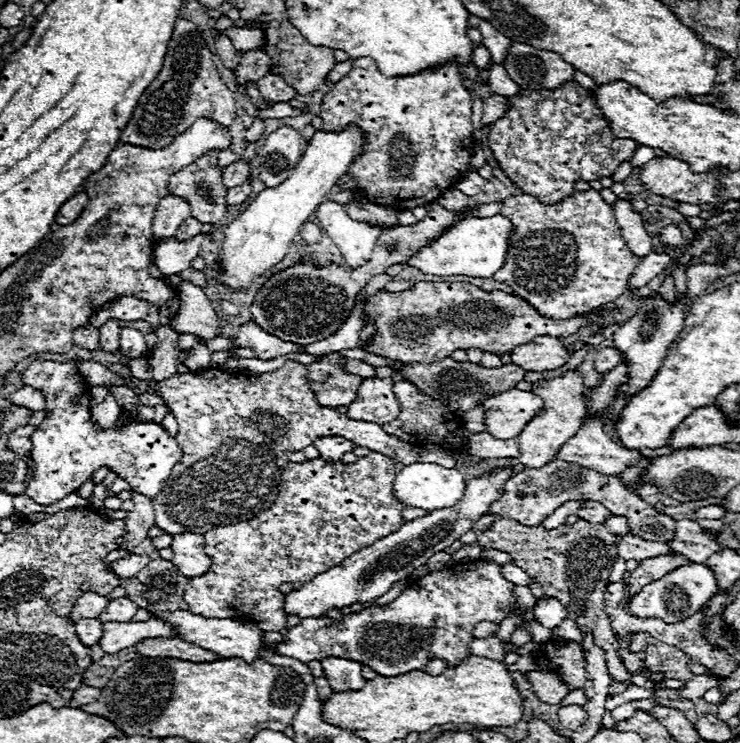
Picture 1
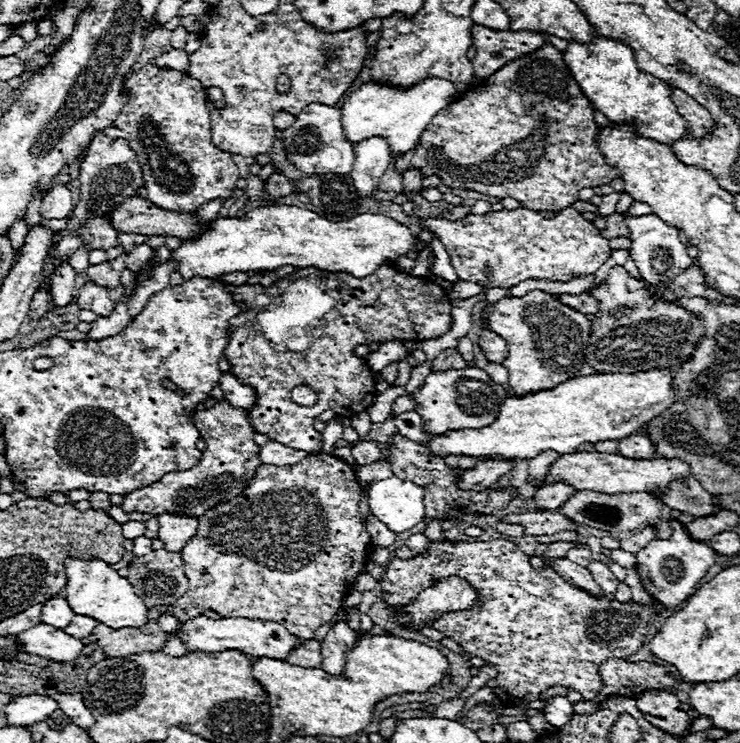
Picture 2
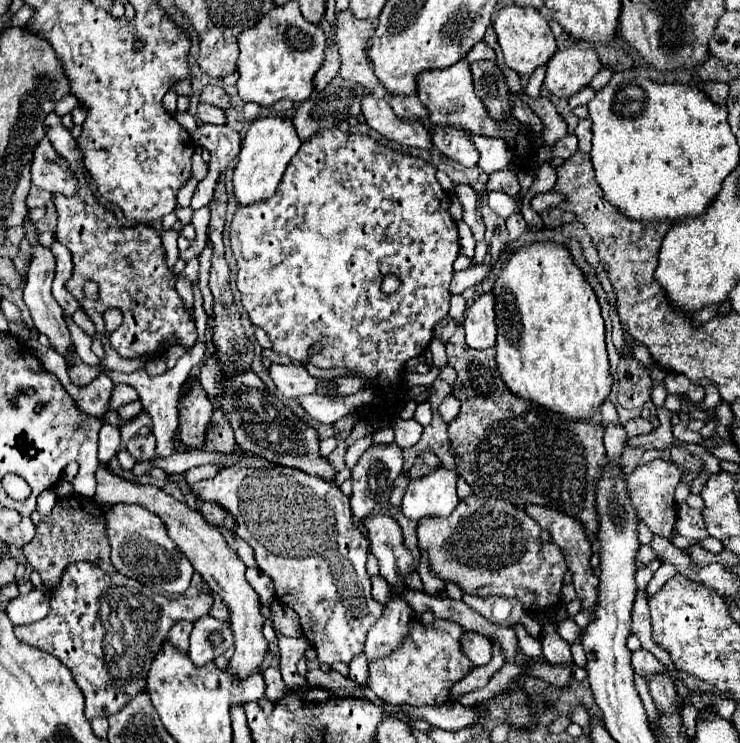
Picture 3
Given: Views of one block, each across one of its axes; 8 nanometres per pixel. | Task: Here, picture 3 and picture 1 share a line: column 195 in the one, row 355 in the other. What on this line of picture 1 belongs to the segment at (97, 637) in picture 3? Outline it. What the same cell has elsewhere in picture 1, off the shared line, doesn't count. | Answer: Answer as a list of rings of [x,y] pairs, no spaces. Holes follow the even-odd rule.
[[[602,348],[598,354],[596,354],[596,360],[594,360],[594,364],[596,364],[596,370],[600,372],[600,374],[606,374],[606,372],[610,372],[618,362],[622,362],[622,354],[616,350],[616,348]]]

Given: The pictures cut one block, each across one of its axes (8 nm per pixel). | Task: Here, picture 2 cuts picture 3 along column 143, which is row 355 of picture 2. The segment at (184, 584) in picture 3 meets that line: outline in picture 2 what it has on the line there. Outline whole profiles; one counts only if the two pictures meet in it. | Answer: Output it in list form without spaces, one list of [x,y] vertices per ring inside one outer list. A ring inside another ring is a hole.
[[[532,290],[526,296],[502,296],[498,302],[484,308],[482,316],[488,320],[488,328],[504,338],[508,356],[504,366],[508,368],[508,384],[516,394],[554,388],[564,380],[576,376],[584,360],[586,342],[590,340],[590,320],[554,300],[544,290]]]

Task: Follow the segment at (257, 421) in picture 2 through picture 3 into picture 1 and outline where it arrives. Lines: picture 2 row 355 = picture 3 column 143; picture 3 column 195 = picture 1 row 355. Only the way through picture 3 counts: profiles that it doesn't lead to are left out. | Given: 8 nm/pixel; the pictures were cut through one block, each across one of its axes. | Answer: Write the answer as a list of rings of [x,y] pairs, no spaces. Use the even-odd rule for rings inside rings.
[[[330,352],[324,358],[308,364],[308,382],[320,406],[348,406],[356,396],[362,378],[348,374],[340,366],[342,358],[344,356],[338,352]]]

